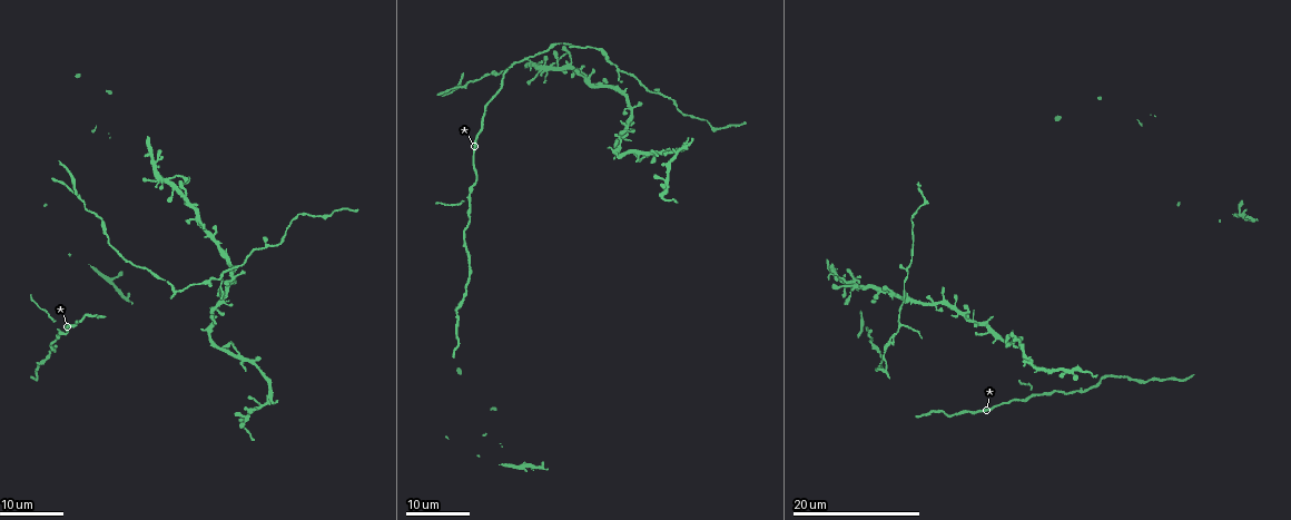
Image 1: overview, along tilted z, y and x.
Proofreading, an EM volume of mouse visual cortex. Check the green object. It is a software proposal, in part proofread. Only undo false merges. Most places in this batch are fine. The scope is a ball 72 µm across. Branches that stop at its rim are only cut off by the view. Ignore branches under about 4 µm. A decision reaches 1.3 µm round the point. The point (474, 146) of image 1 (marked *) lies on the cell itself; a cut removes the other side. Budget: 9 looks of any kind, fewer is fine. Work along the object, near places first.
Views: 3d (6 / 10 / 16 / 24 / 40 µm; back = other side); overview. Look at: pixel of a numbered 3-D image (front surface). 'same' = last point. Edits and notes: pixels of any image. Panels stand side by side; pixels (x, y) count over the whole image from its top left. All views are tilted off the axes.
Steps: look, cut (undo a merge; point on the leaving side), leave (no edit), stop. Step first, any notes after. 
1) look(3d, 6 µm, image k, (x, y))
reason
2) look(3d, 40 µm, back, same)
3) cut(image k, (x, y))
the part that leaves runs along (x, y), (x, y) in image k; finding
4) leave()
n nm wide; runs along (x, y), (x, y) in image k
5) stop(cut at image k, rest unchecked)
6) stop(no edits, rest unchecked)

look(3d, 16 µm, image 1, (940, 300))
three arms meet

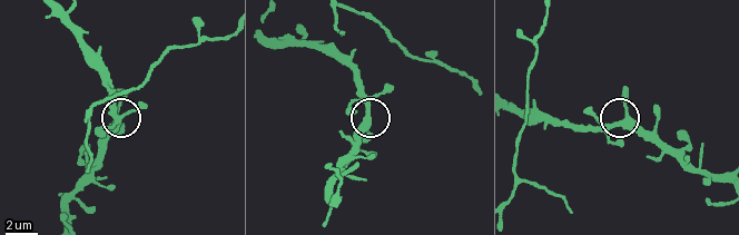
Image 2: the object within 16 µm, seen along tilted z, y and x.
look(3d, 6 µm, image 2, (369, 119))

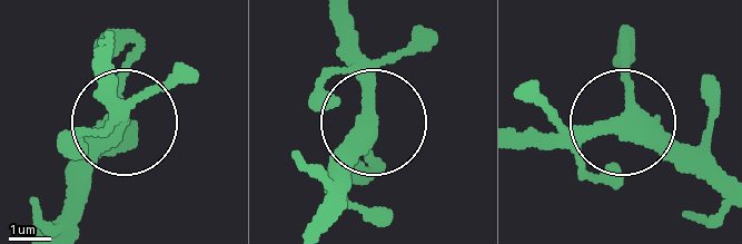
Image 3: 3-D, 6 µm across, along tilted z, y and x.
leave()
350 nm wide; runs along (526, 135), (635, 125), (713, 154) in image 3; one cell here

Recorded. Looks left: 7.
look(3d, 16 µm, image 1, (265, 249))

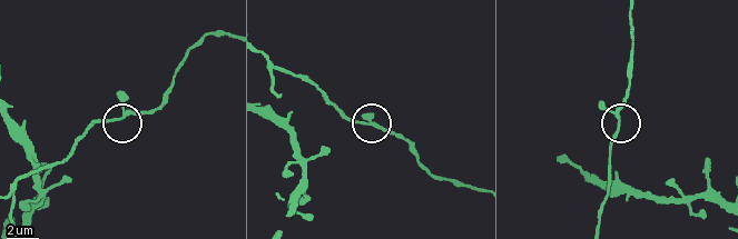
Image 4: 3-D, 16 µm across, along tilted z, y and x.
look(3d, 6 µm, image 4, (618, 121))

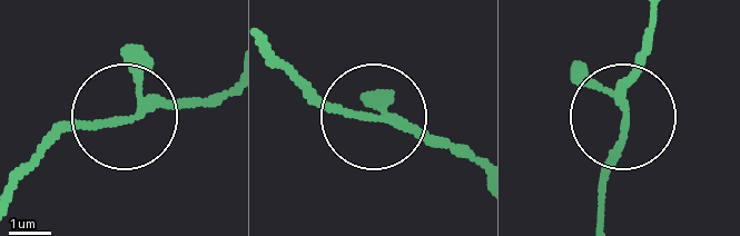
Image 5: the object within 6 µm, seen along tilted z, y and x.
leave()
160 nm wide; runs along (268, 61), (332, 106), (414, 124), (471, 151) in image 5; all the same cell

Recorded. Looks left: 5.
look(3d, 24 µm, image 1, (622, 93))

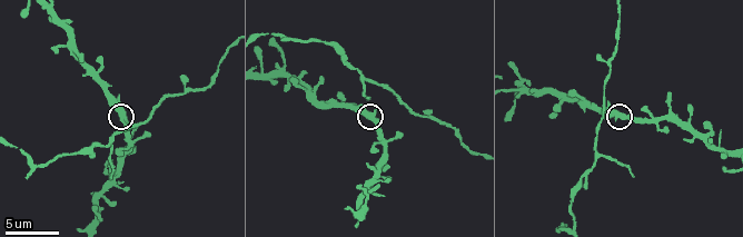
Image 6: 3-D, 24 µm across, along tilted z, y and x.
look(3d, 10 µm, image 6, (622, 114))

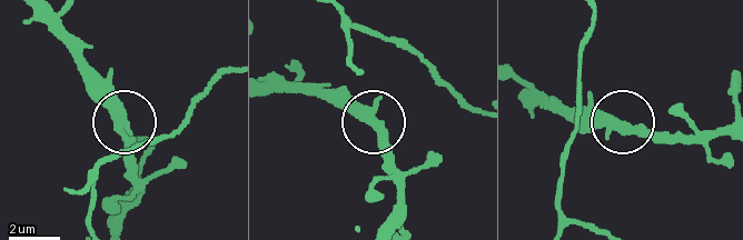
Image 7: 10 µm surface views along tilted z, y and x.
leave()
430 nm wide; runs along (81, 187), (96, 167), (140, 142), (78, 59) in image 7; one cell here

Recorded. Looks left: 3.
look(3d, 24 µm, image 1, (254, 364))

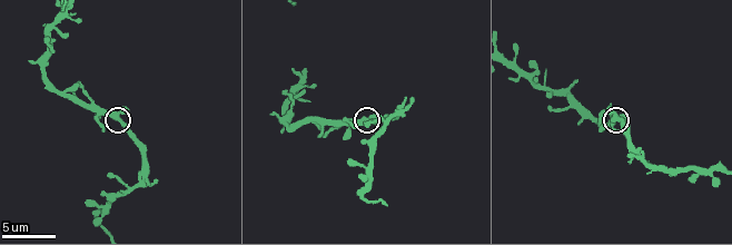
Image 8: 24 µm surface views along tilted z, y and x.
look(3d, 6 µm, image 8, (116, 119))

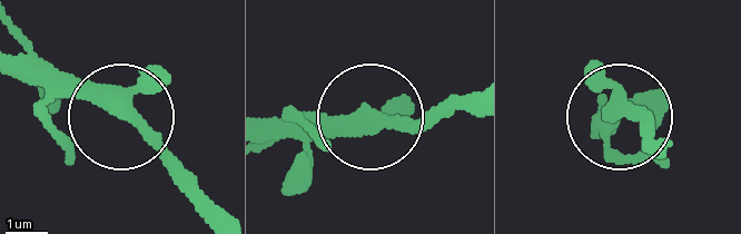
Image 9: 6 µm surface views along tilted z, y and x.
leave()
runs along (22, 51), (137, 130), (215, 222) in image 9; continuous, no second cell

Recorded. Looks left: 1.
stop(no edits, rest unchecked)

